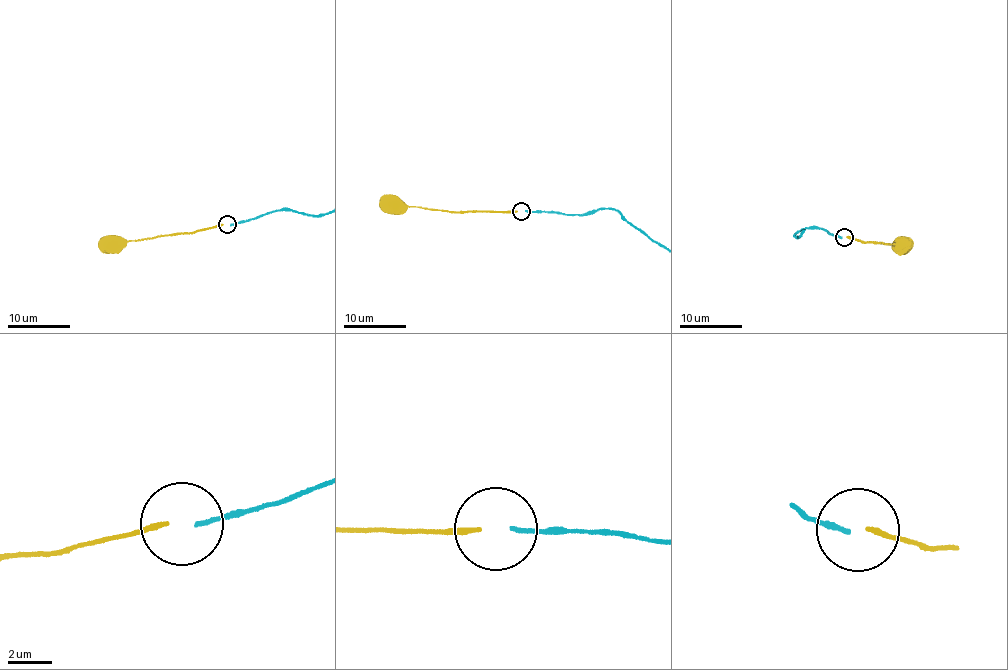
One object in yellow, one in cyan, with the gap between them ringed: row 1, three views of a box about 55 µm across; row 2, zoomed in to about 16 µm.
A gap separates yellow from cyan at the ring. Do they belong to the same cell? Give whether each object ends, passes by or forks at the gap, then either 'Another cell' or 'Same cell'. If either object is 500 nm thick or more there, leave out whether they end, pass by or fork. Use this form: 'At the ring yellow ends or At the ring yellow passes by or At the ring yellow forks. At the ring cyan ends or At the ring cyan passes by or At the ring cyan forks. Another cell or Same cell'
At the ring yellow ends. At the ring cyan ends. Same cell

